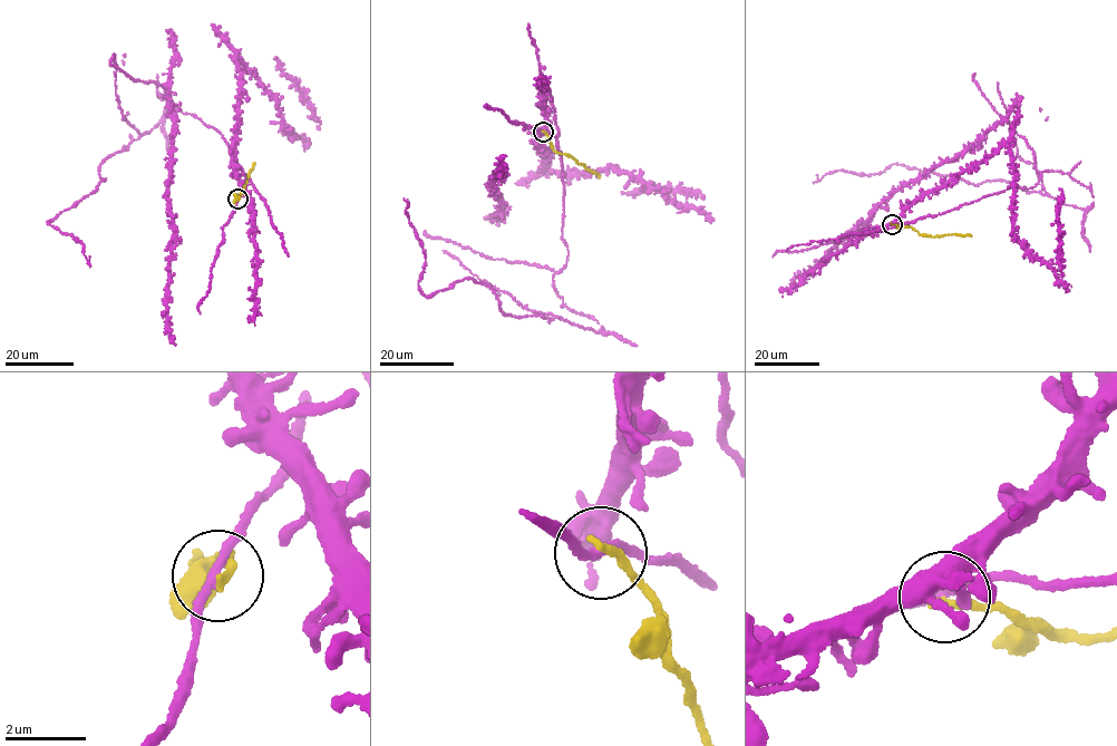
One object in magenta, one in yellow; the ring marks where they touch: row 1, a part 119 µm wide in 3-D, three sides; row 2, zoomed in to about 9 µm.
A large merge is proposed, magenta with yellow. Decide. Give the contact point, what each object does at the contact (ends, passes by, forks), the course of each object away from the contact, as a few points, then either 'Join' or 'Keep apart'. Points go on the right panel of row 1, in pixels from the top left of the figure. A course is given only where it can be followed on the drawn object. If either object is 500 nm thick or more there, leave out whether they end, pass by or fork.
Place: (892, 224). At the ring magenta passes by. At the ring yellow ends. Course of magenta: (893, 224), (1032, 187), (1047, 170), (1091, 193), (1082, 209), (1008, 181), (970, 184), (895, 163), (816, 174). Course of yellow: (892, 224), (910, 226), (921, 234), (972, 235). Keep apart

